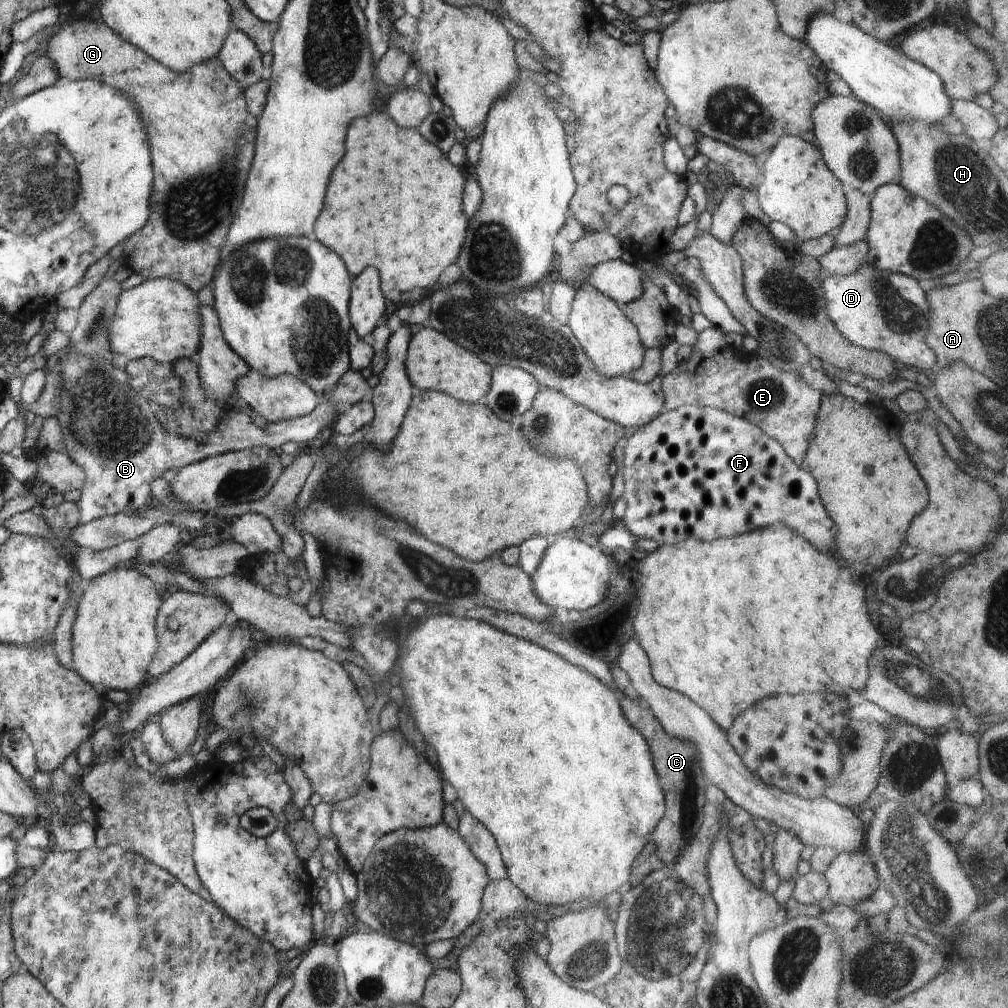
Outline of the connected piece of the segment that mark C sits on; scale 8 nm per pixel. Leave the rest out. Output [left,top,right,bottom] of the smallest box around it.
[618,695,711,864]

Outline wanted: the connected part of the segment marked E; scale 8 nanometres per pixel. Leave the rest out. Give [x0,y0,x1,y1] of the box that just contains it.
[661,326,823,466]

